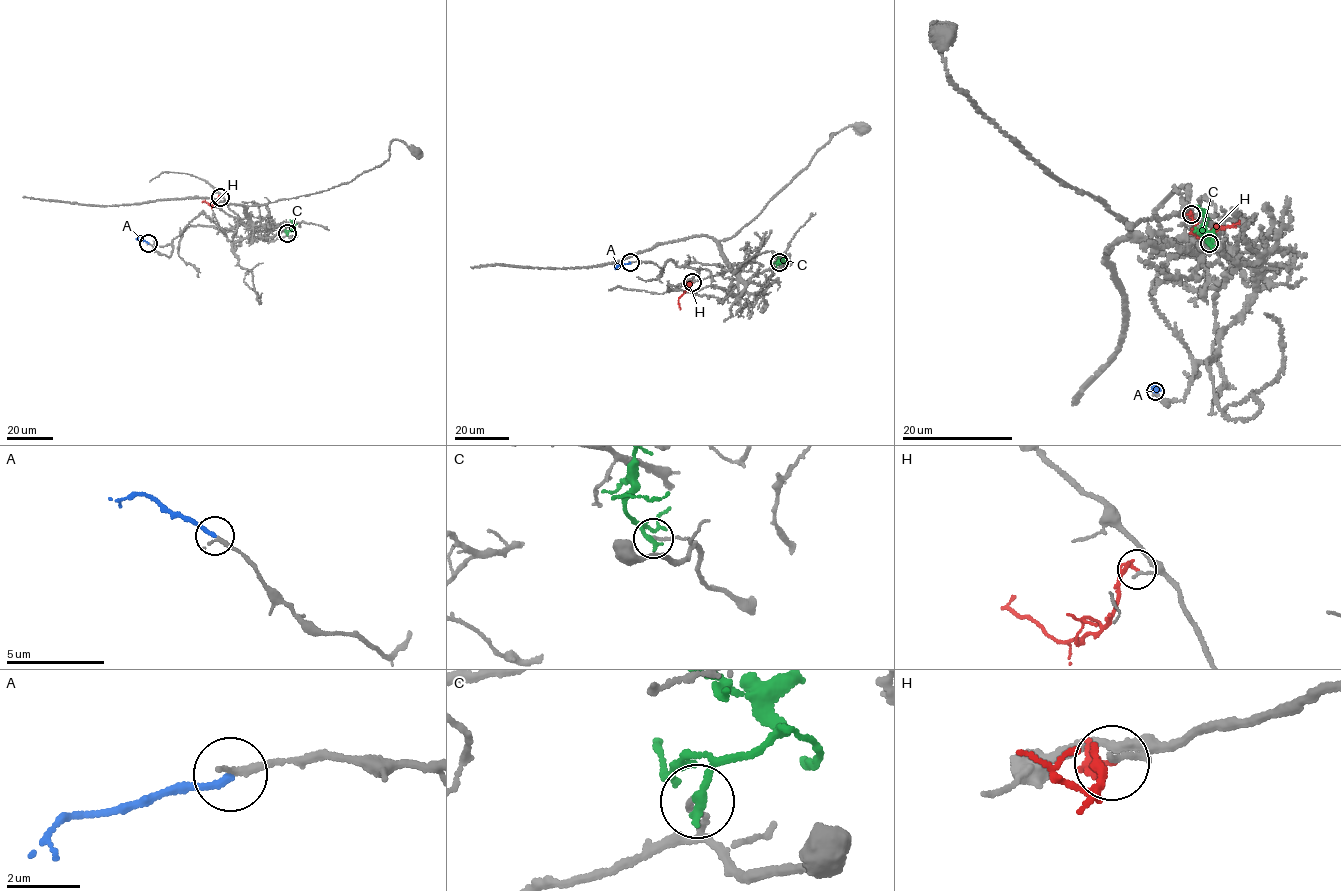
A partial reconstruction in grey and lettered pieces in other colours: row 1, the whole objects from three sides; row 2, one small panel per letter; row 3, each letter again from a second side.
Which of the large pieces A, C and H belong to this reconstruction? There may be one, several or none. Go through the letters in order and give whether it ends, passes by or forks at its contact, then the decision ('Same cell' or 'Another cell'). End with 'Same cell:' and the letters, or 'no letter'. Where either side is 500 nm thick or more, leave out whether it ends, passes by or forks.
A: It ends there. Same cell
C: It ends there. Another cell
H: It ends there. Another cell
Same cell: A

